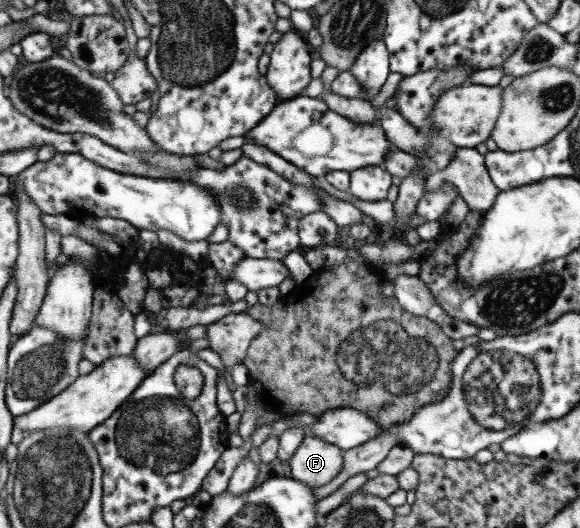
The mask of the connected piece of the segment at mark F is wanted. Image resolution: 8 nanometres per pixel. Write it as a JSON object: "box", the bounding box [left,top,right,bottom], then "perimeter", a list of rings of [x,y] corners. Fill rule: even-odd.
{"box":[288,436,342,489],"perimeter":[[[304,436],[288,464],[293,480],[315,489],[341,472],[342,450],[317,437]]]}

